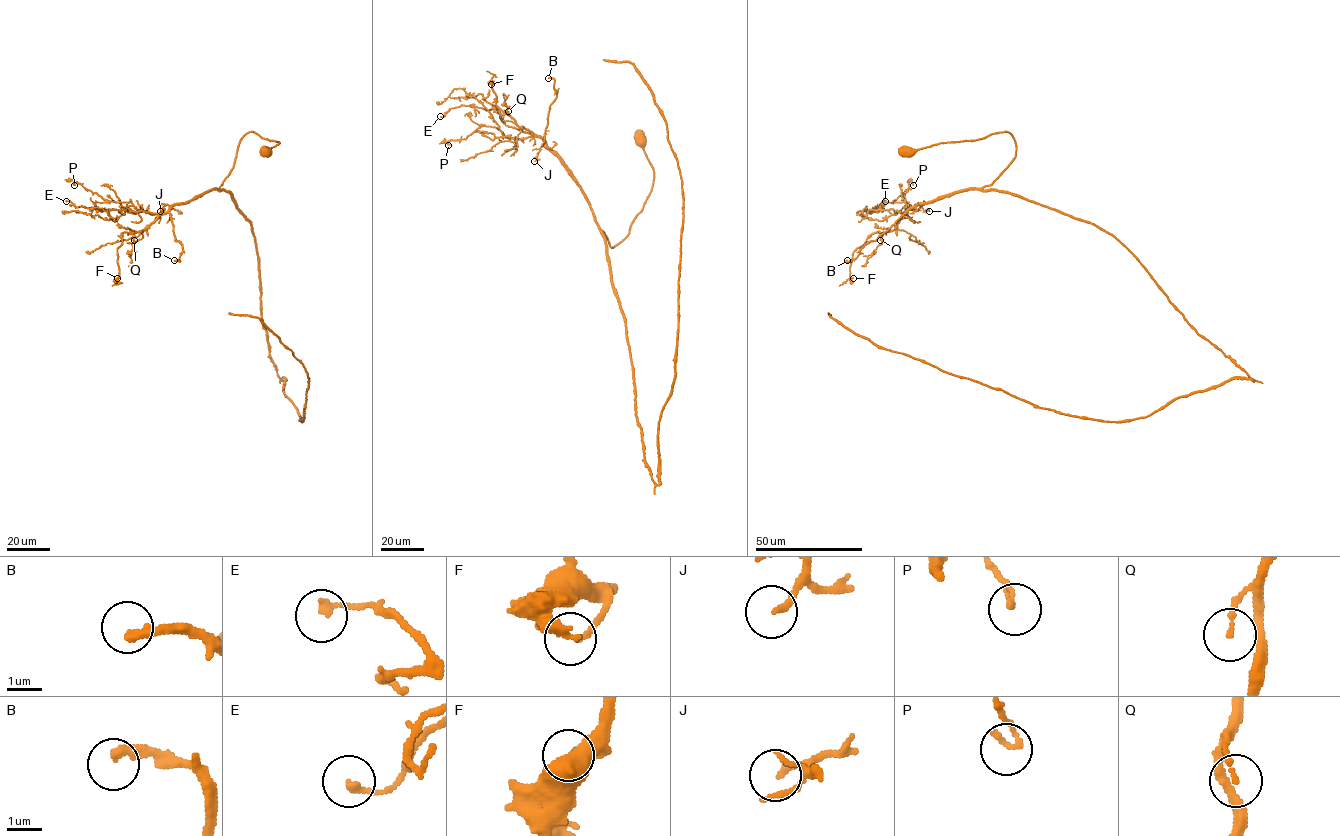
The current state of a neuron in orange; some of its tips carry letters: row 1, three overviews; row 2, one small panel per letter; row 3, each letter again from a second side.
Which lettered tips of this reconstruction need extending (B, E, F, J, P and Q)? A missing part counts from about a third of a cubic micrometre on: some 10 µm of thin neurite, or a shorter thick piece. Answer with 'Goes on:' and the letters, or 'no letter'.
Goes on: B

